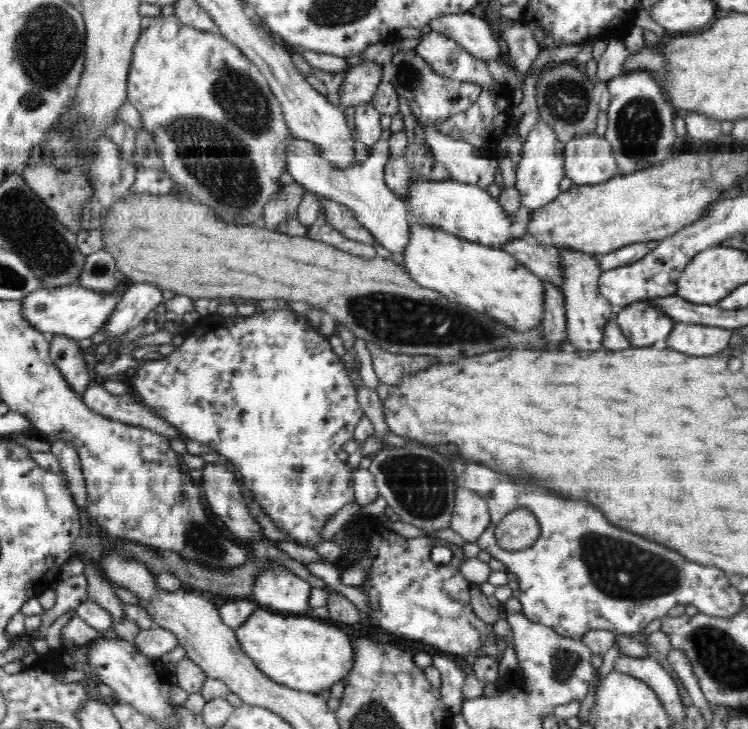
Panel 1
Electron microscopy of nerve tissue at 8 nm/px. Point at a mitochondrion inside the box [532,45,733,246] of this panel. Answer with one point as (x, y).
(639, 127)

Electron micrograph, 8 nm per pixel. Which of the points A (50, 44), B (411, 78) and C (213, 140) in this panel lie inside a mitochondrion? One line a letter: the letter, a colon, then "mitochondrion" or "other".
A: mitochondrion
B: mitochondrion
C: mitochondrion

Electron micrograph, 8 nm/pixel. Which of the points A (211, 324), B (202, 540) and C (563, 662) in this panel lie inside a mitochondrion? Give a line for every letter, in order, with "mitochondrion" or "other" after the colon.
A: other
B: mitochondrion
C: mitochondrion

